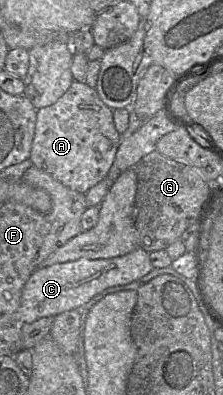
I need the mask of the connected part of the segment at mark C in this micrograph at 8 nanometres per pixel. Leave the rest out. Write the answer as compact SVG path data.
M141 247L114 258L80 258L75 261L39 267L31 274L23 287L16 322L20 325L32 323L40 318L55 317L62 312L81 308L105 289L139 280L152 269L149 253Z

